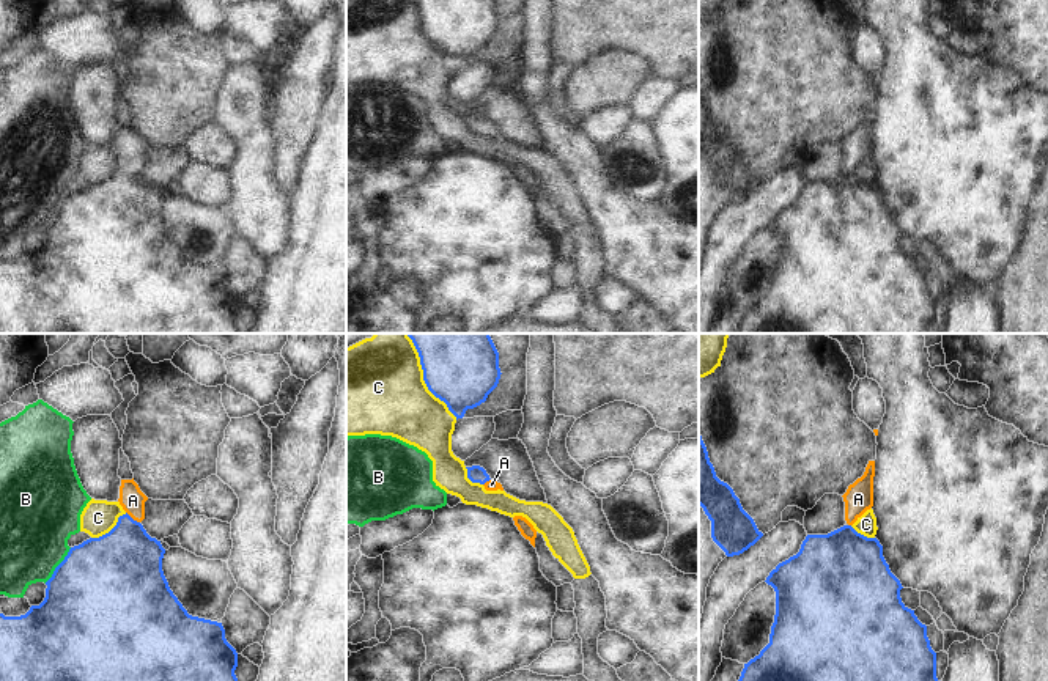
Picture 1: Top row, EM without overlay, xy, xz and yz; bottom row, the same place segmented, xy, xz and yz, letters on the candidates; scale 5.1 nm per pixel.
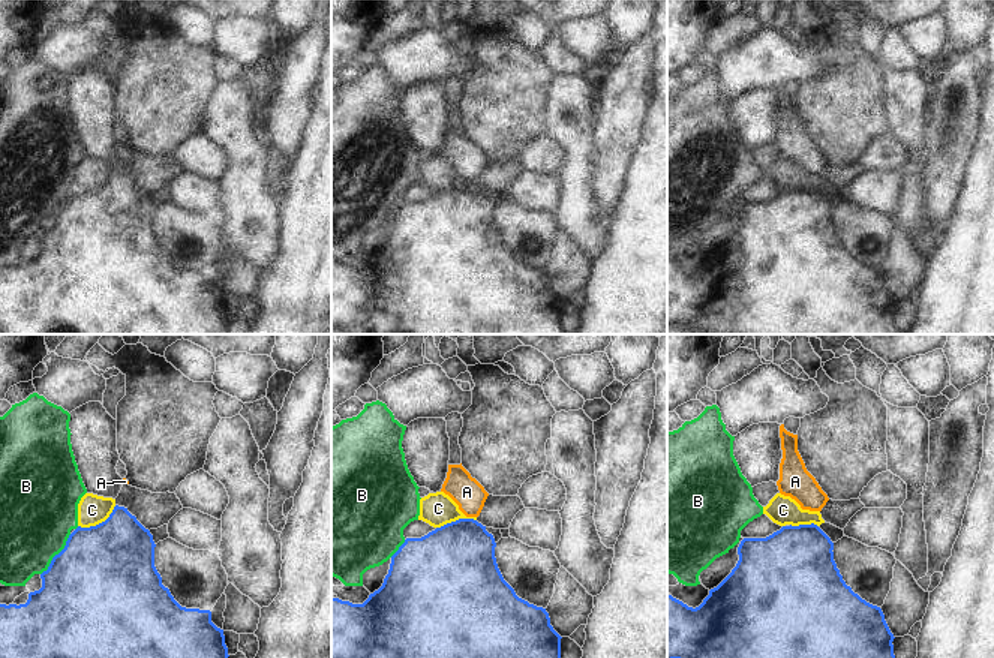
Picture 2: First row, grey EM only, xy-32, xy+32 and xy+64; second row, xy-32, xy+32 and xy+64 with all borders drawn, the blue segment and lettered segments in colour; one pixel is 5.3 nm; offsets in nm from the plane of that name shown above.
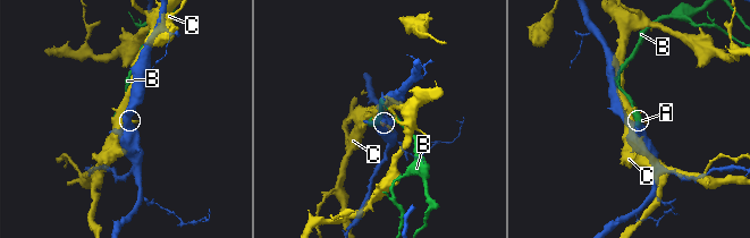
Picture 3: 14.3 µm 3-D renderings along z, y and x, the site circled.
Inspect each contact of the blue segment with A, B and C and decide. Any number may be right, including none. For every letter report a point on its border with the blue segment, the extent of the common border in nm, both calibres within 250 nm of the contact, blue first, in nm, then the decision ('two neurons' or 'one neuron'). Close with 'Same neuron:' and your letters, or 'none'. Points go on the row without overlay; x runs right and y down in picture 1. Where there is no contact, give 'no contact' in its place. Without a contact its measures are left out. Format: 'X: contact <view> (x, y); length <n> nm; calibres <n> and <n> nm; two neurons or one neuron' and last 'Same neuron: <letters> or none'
A: contact xy (131, 165); length 90 nm; calibres 380 and 130 nm; one neuron
B: contact xy (59, 213); length 240 nm; calibres 500 and 360 nm; two neurons
C: contact xz (427, 33); length 400 nm; calibres 300 and 420 nm; two neurons
Same neuron: A

